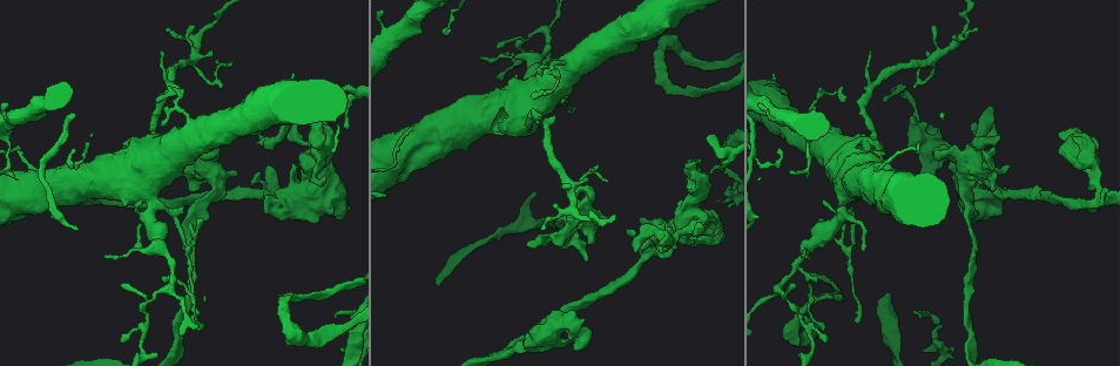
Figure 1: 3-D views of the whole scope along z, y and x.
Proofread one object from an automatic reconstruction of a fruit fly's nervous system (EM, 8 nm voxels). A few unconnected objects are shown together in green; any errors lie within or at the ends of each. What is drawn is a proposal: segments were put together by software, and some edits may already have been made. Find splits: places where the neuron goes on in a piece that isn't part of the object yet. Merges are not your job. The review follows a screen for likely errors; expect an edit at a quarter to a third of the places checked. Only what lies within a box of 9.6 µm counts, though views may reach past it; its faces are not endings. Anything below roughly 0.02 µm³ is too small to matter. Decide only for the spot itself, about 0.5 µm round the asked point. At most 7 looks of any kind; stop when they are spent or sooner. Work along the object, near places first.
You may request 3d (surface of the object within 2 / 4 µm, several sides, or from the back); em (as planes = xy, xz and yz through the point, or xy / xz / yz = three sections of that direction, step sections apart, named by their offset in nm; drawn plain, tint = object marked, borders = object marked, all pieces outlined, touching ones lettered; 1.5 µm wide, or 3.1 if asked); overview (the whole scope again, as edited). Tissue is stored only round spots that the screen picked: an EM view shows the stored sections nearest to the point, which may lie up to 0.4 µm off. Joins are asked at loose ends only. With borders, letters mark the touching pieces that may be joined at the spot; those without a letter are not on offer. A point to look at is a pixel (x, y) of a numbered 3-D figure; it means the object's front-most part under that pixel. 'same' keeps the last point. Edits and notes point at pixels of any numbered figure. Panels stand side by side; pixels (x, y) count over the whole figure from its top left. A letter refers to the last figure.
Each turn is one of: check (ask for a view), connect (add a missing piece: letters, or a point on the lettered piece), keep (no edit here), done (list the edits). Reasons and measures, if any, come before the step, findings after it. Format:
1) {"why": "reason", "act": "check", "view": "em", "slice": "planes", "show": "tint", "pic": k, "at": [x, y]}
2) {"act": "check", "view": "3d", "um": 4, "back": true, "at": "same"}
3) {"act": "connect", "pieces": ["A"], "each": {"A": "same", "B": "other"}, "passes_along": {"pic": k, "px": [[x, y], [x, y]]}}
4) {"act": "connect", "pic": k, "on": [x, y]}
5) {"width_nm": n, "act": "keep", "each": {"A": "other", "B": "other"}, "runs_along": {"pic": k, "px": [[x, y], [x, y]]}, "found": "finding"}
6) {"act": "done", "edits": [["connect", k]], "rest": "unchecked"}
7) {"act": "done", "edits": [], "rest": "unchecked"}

{"why": "free end", "act": "check", "view": "3d", "um": 2, "pic": 1, "at": [804, 258]}

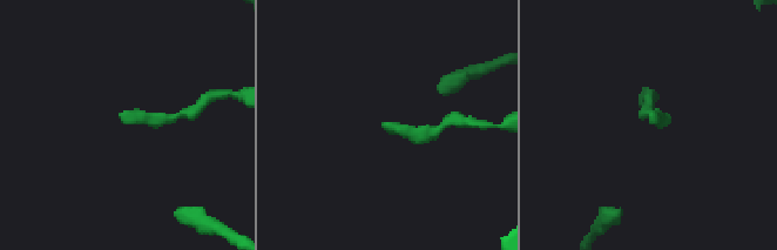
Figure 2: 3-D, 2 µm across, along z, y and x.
{"why": "now the EM", "act": "check", "view": "em", "slice": "planes", "show": "borders", "pic": 2, "at": [386, 123]}

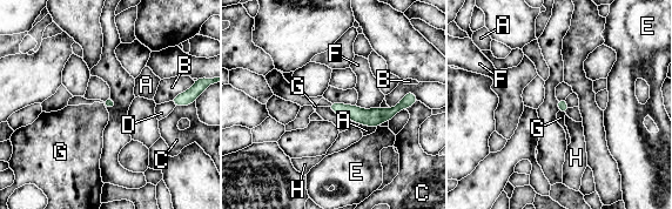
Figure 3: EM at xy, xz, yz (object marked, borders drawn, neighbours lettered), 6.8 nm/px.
{"act": "keep", "each": {"A": "other", "B": "other", "C": "other", "D": "other", "E": "other", "F": "other", "G": "other", "H": "other"}, "runs_along": {"pic": 3, "px": [[404, 101], [388, 114], [333, 107]]}, "found": "no lettered piece goes on from it"}

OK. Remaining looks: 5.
{"why": "free end", "act": "check", "view": "em", "slice": "planes", "show": "borders", "pic": 1, "at": [932, 28]}

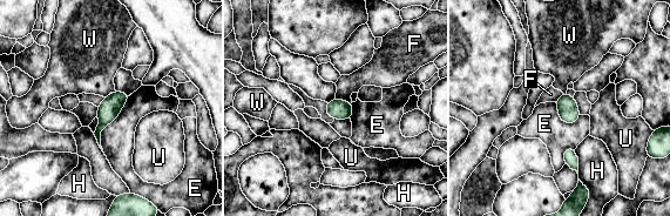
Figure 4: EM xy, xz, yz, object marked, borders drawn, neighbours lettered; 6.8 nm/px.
{"act": "keep", "each": {"E": "other", "F": "other", "H": "other", "U": "other", "W": "other"}, "border": {"pic": 4, "px": [[130, 95], [102, 130], [102, 150]]}, "found": "no lettered piece goes on from it"}

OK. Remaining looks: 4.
{"why": "free end", "act": "check", "view": "3d", "um": 2, "pic": 1, "at": [1007, 164]}

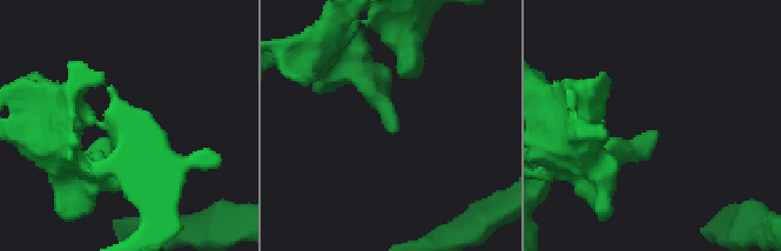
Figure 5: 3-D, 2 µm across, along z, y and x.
{"act": "check", "view": "em", "slice": "planes", "show": "tint", "pic": 5, "at": [657, 130]}

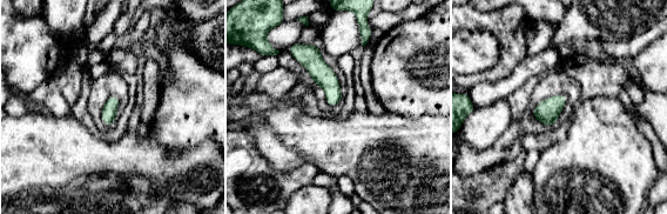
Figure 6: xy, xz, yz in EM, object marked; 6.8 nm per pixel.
{"act": "check", "view": "em", "slice": "planes", "show": "borders", "at": "same"}

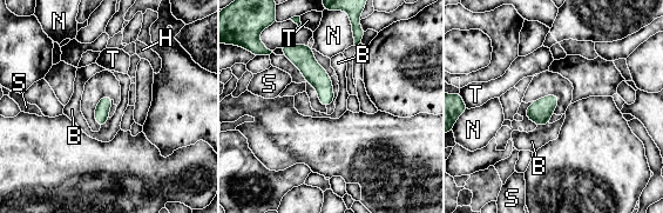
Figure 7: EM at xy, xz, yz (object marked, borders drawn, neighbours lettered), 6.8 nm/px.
{"longest_contact_nm": ["B", 90], "act": "keep", "each": {"B": "other", "H": "other", "N": "other", "S": "other", "T": "other"}, "runs_along": {"pic": 7, "px": [[305, 48], [326, 102]]}, "found": "none of them fits"}

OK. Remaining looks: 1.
{"act": "done", "edits": [], "rest": "unchecked"}

